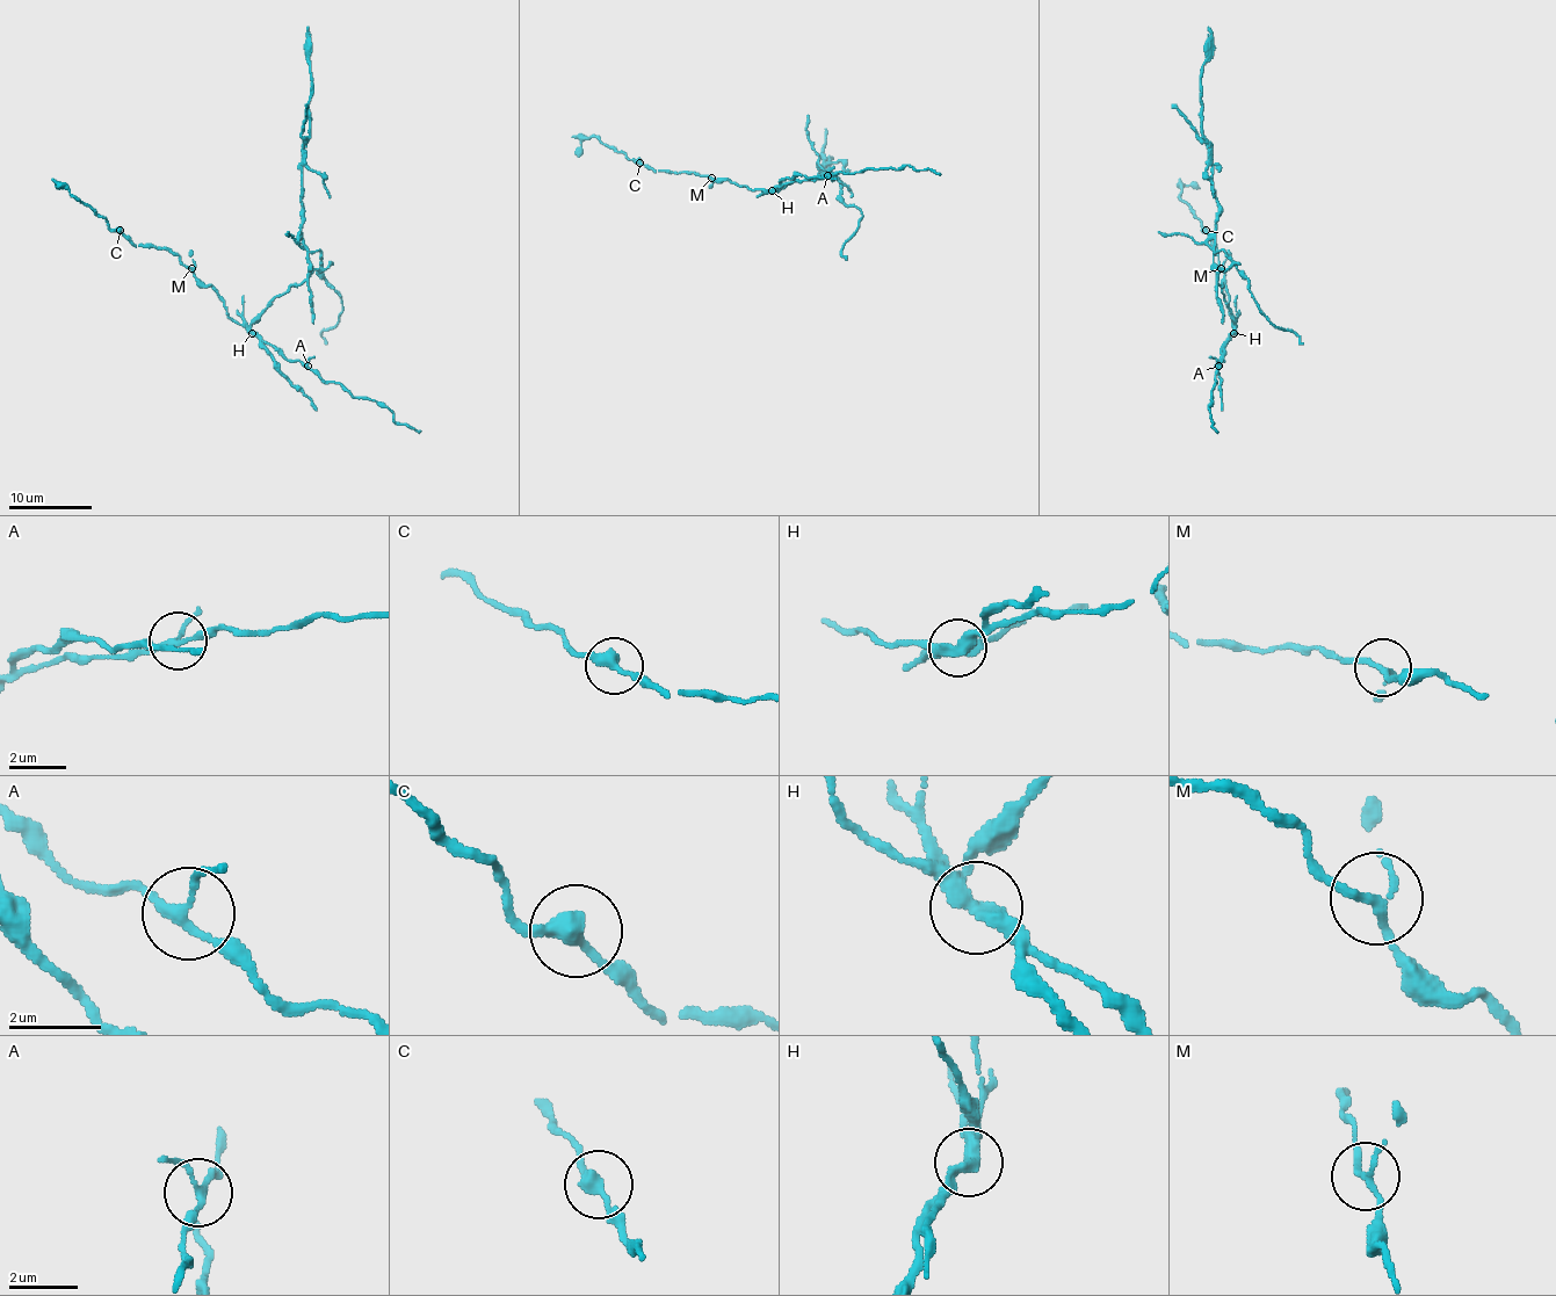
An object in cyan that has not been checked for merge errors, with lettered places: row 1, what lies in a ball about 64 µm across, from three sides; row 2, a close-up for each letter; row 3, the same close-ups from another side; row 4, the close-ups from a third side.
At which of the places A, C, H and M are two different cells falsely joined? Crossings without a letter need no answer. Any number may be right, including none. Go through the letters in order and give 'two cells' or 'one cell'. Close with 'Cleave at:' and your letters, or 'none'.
A: one cell
C: one cell
H: two cells
M: one cell
Cleave at: H

